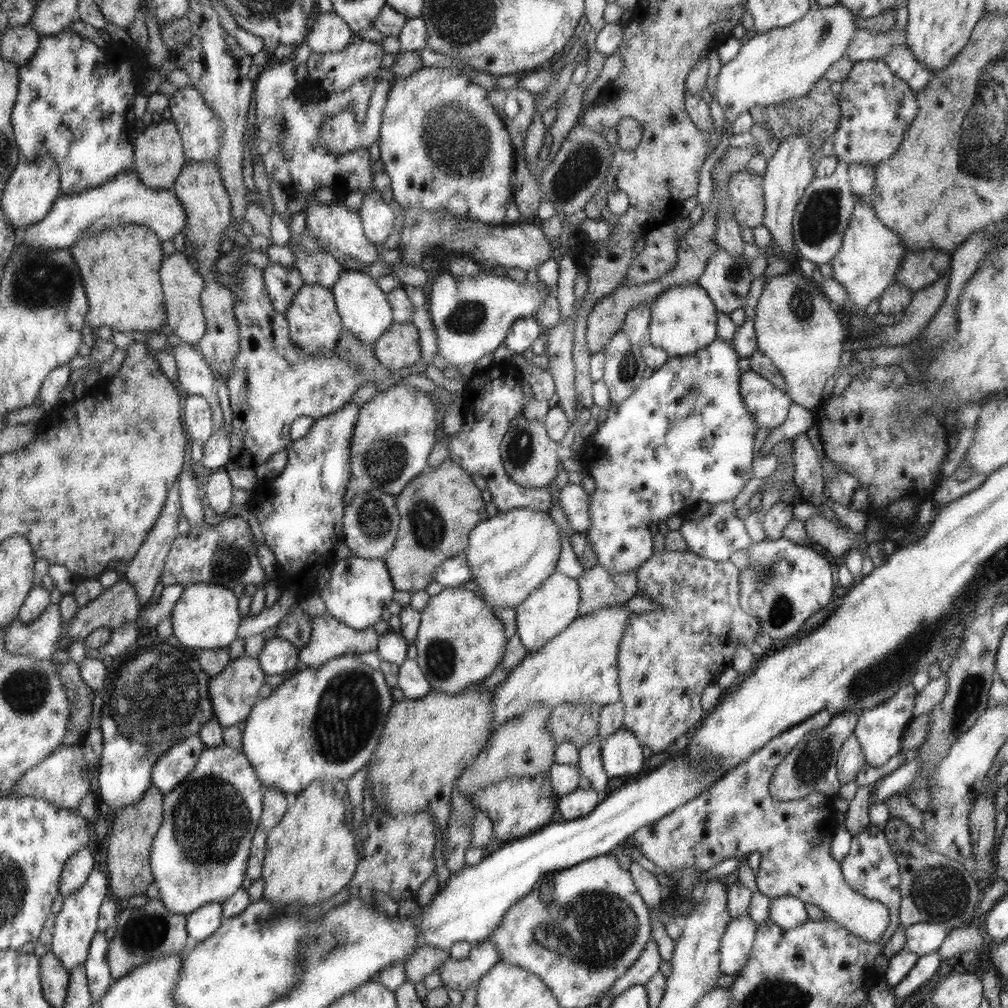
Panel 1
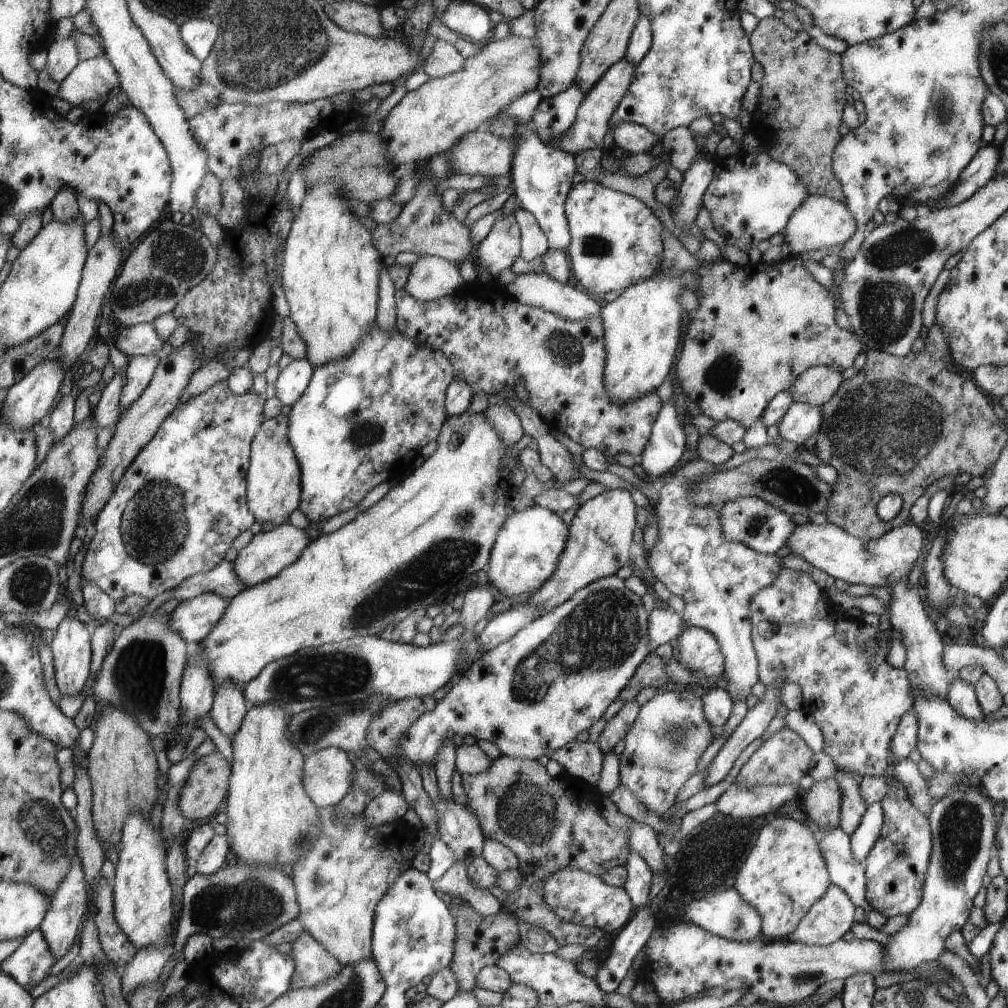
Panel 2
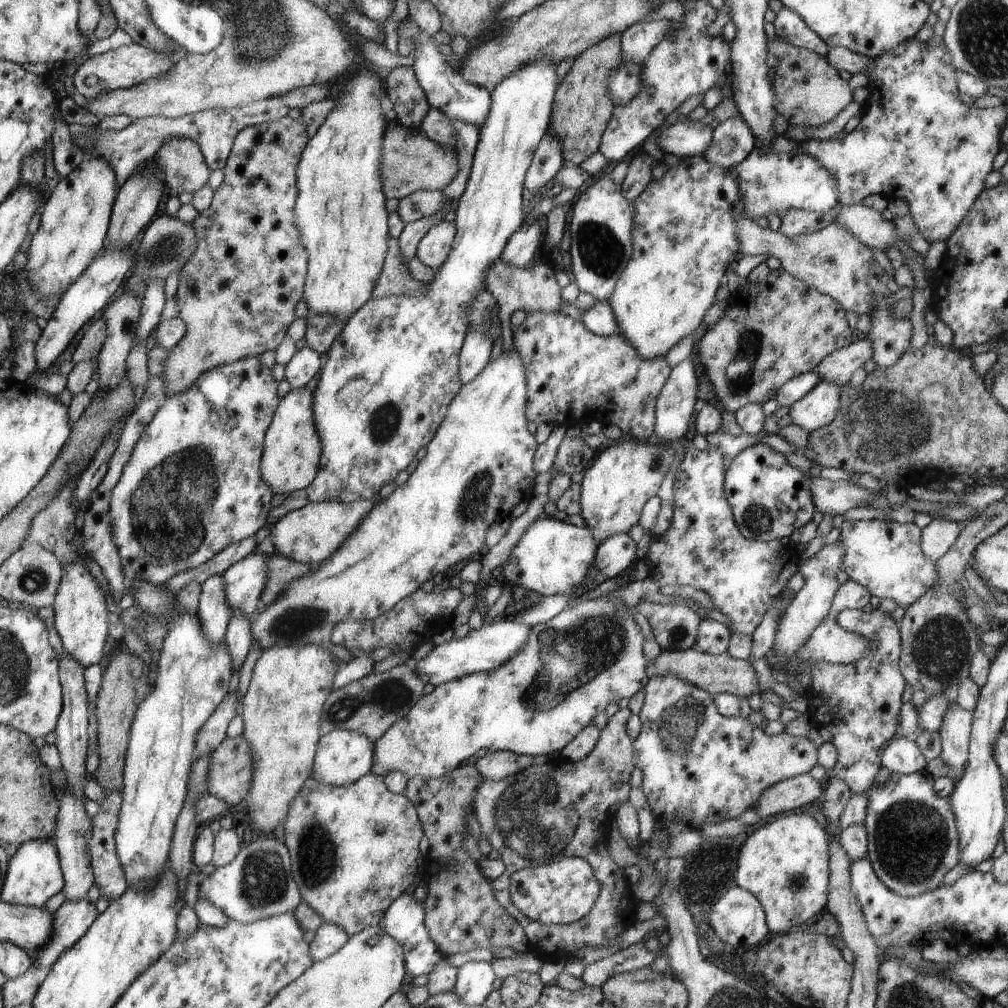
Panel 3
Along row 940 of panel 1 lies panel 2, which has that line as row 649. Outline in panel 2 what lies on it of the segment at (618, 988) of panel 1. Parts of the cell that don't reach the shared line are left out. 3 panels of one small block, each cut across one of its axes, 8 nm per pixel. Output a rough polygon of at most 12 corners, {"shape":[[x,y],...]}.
{"shape":[[670,608],[650,612],[650,652],[678,639],[685,618]]}

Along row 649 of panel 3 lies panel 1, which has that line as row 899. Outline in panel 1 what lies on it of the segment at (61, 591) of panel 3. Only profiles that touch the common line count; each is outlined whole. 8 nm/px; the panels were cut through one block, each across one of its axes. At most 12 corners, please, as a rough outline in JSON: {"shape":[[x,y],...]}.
{"shape":[[102,863],[64,897],[49,948],[69,973],[85,963],[108,894]]}

